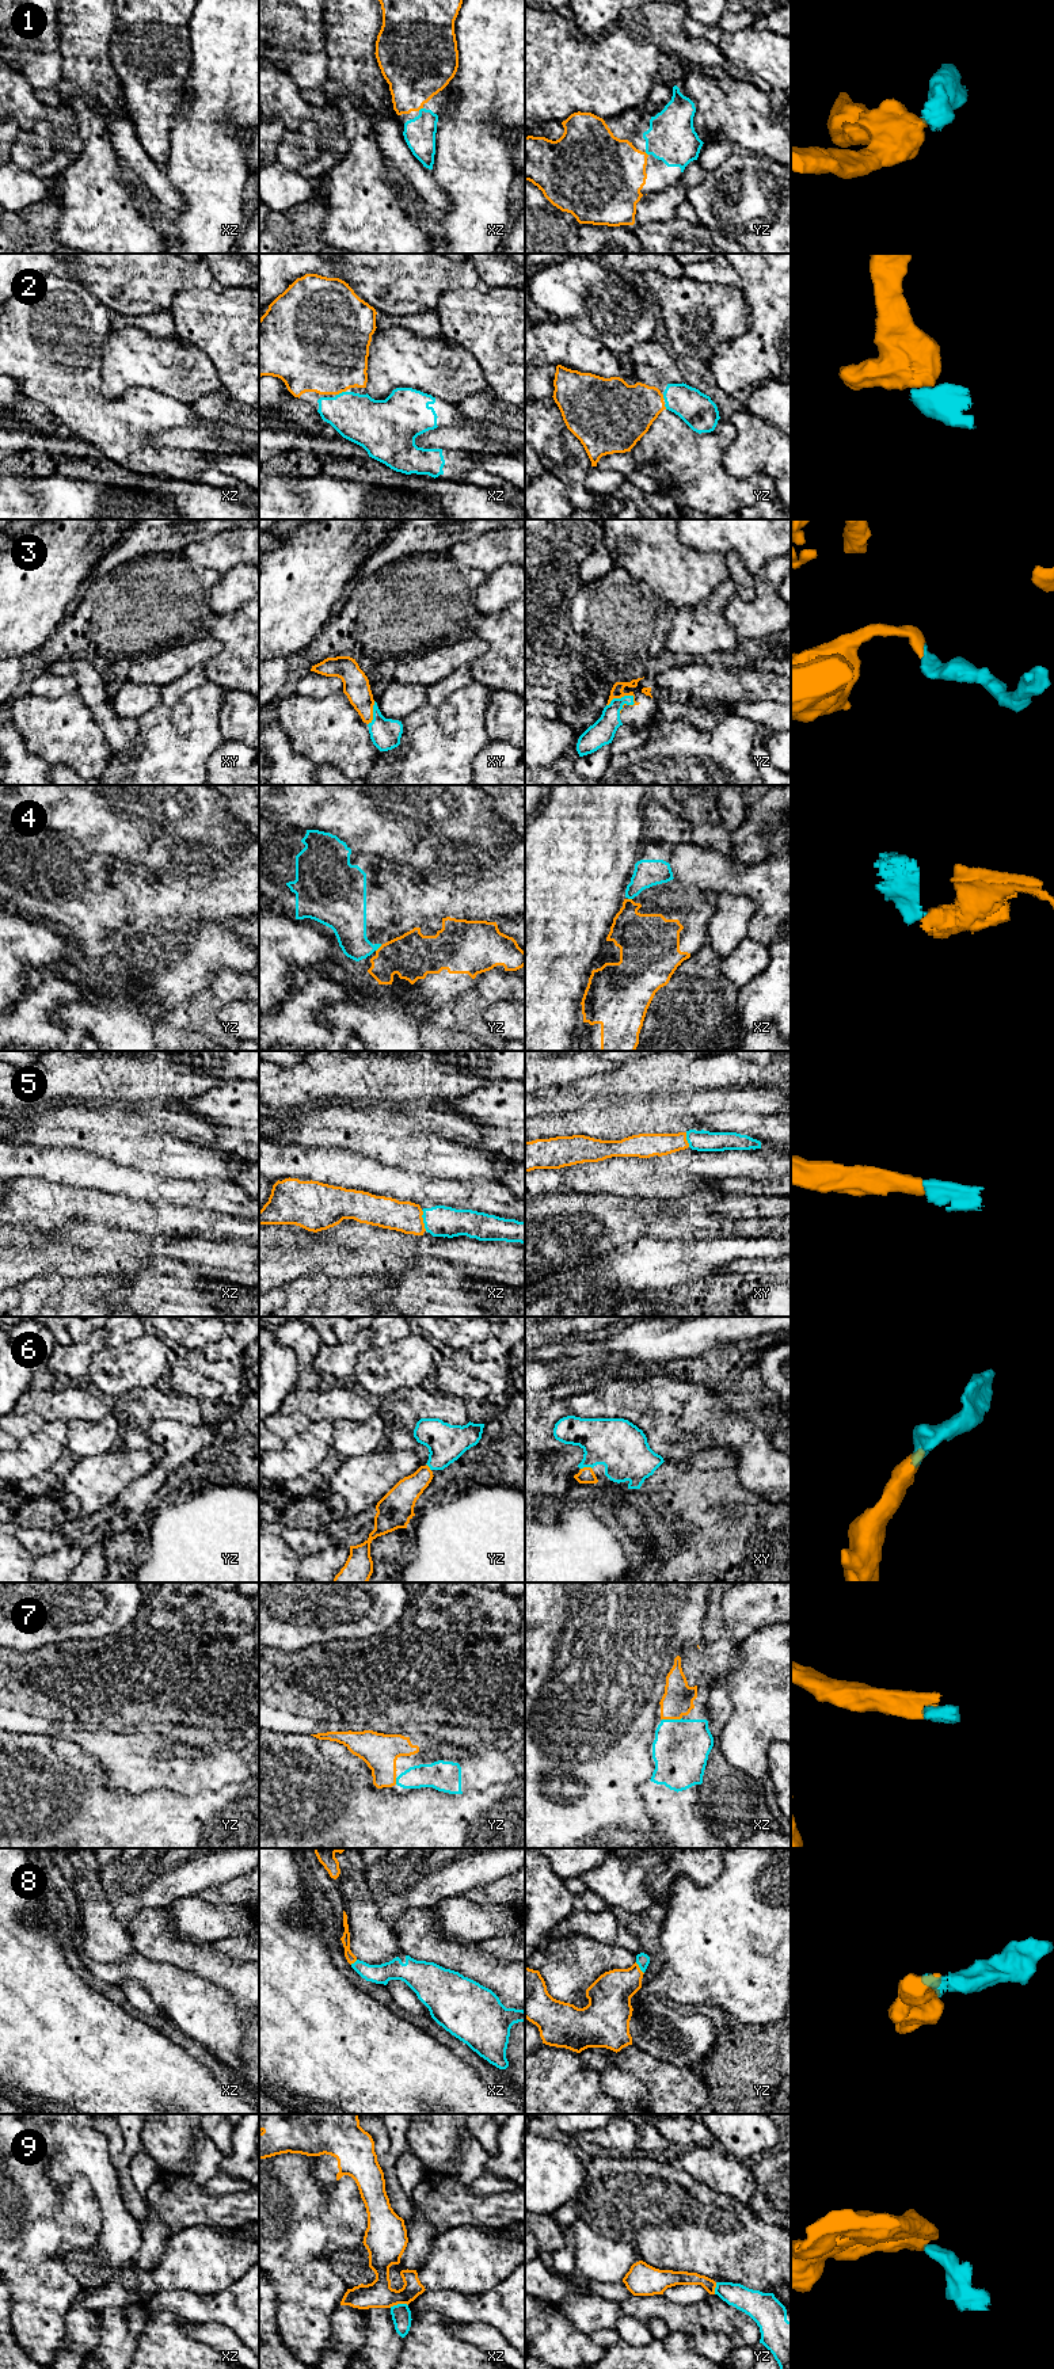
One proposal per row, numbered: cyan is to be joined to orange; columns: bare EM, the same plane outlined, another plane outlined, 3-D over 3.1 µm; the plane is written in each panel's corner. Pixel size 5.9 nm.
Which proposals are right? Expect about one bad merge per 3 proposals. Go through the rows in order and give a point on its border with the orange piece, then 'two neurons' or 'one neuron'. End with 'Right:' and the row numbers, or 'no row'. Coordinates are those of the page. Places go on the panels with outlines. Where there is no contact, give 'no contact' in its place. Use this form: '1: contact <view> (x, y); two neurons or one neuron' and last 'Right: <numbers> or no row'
1: contact xz (419, 109); one neuron
2: contact xz (341, 392); one neuron
3: contact yz (620, 697); one neuron
4: contact yz (379, 948); two neurons
5: contact xz (422, 1221); one neuron
6: contact xy (586, 1467); one neuron
7: contact xz (672, 1718); one neuron
8: contact yz (639, 1968); one neuron
9: contact xz (398, 2303); two neurons
Right: 1, 2, 3, 5, 6, 7, 8

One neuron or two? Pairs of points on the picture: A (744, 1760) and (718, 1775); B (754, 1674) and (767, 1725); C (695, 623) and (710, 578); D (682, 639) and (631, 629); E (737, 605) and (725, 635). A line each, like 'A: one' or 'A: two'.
A: two
B: one
C: two
D: two
E: two

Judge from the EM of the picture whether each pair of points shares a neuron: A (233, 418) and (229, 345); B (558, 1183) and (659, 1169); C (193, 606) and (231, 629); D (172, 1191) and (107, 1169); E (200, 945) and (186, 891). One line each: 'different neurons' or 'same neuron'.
A: different neurons
B: same neuron
C: different neurons
D: same neuron
E: different neurons

